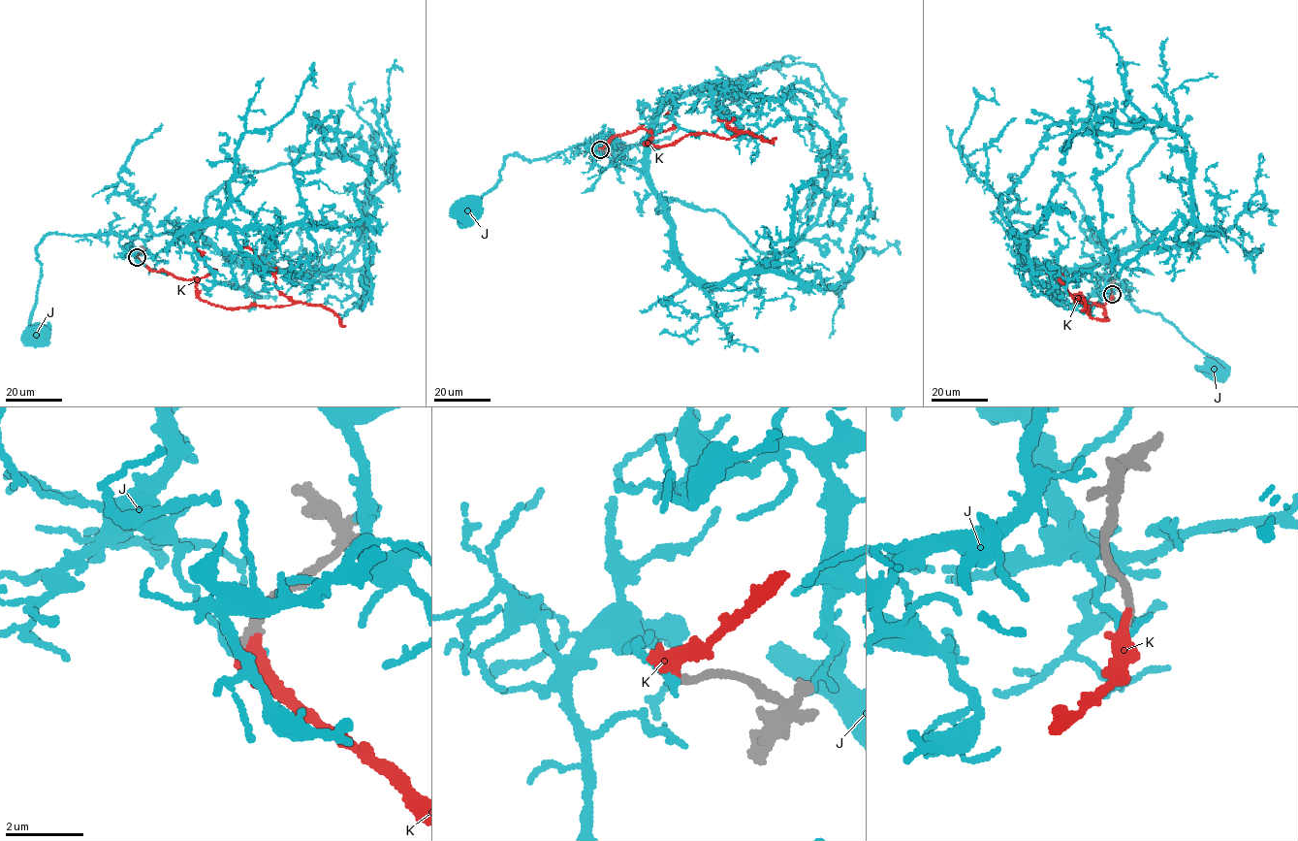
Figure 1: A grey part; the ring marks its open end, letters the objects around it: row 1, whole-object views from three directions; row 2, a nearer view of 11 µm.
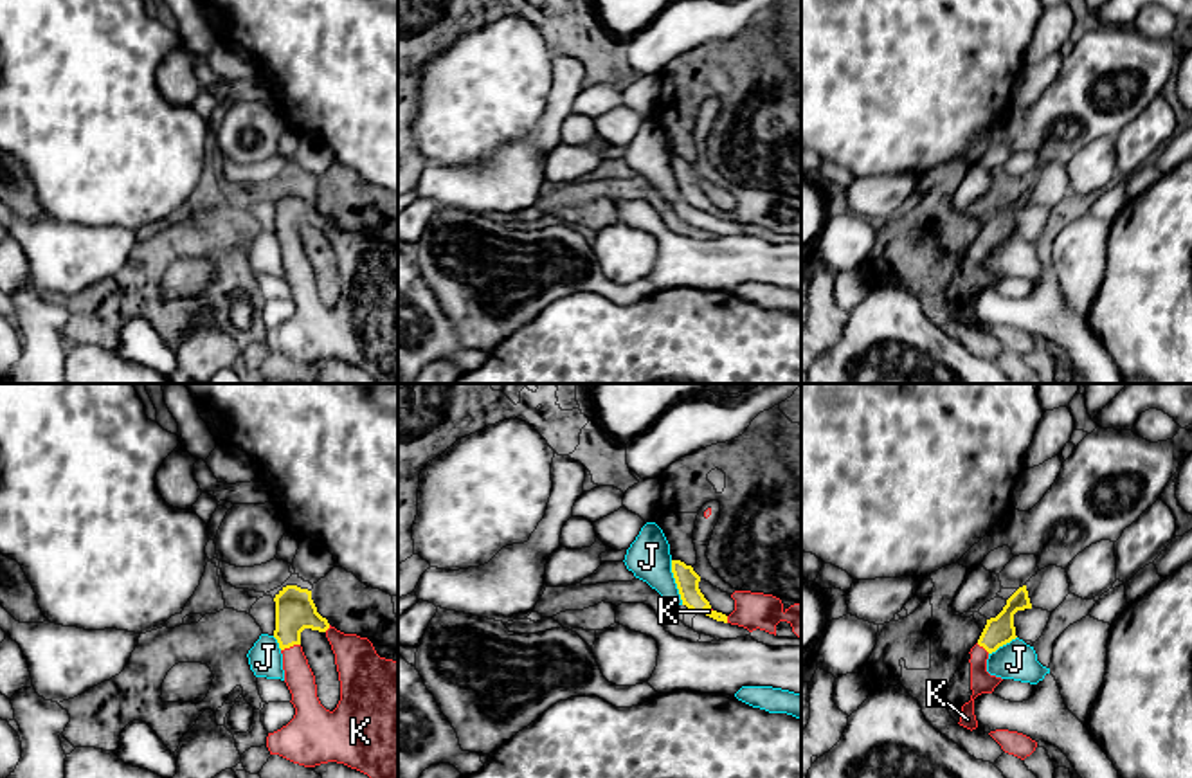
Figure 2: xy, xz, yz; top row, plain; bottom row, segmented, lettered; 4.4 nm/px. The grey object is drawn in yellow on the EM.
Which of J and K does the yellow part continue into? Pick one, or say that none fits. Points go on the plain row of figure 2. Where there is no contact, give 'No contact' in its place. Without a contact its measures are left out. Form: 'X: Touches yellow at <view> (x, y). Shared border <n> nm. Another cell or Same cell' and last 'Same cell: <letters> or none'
J: Touches yellow at xz (676, 179). Shared border 200 nm. Another cell
K: Touches yellow at xy (290, 242). Shared border 90 nm. Same cell
Same cell: K

